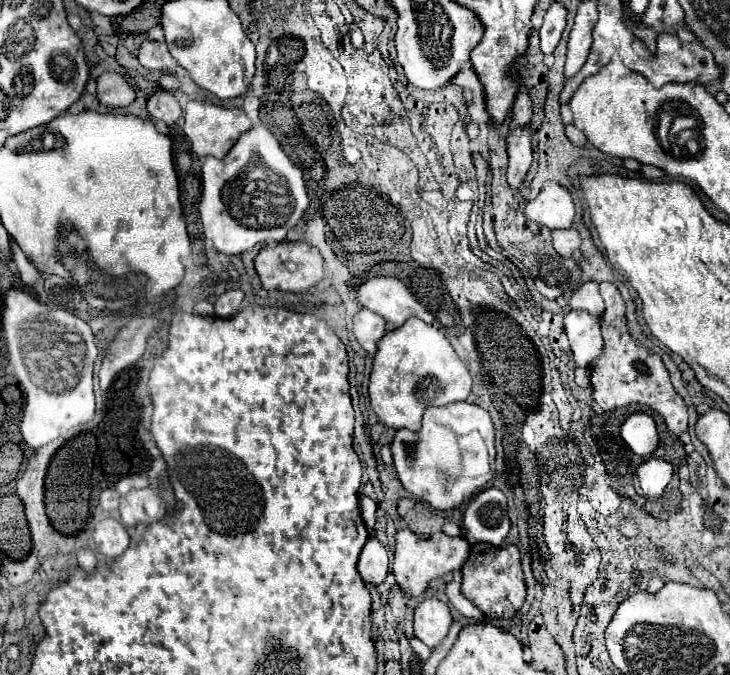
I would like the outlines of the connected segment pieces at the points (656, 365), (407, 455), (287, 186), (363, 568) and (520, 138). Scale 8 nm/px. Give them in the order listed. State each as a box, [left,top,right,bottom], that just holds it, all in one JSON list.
[[591,282,687,436],[391,402,495,510],[199,124,309,256],[357,538,389,586],[507,126,533,188]]

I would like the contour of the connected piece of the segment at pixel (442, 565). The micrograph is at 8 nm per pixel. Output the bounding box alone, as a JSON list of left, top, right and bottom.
[393,530,469,598]

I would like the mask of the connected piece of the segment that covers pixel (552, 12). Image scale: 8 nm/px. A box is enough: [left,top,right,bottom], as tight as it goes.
[539,2,565,56]

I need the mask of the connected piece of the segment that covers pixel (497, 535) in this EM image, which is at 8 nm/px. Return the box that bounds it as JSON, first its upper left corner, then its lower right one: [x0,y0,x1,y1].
[463,488,509,546]

